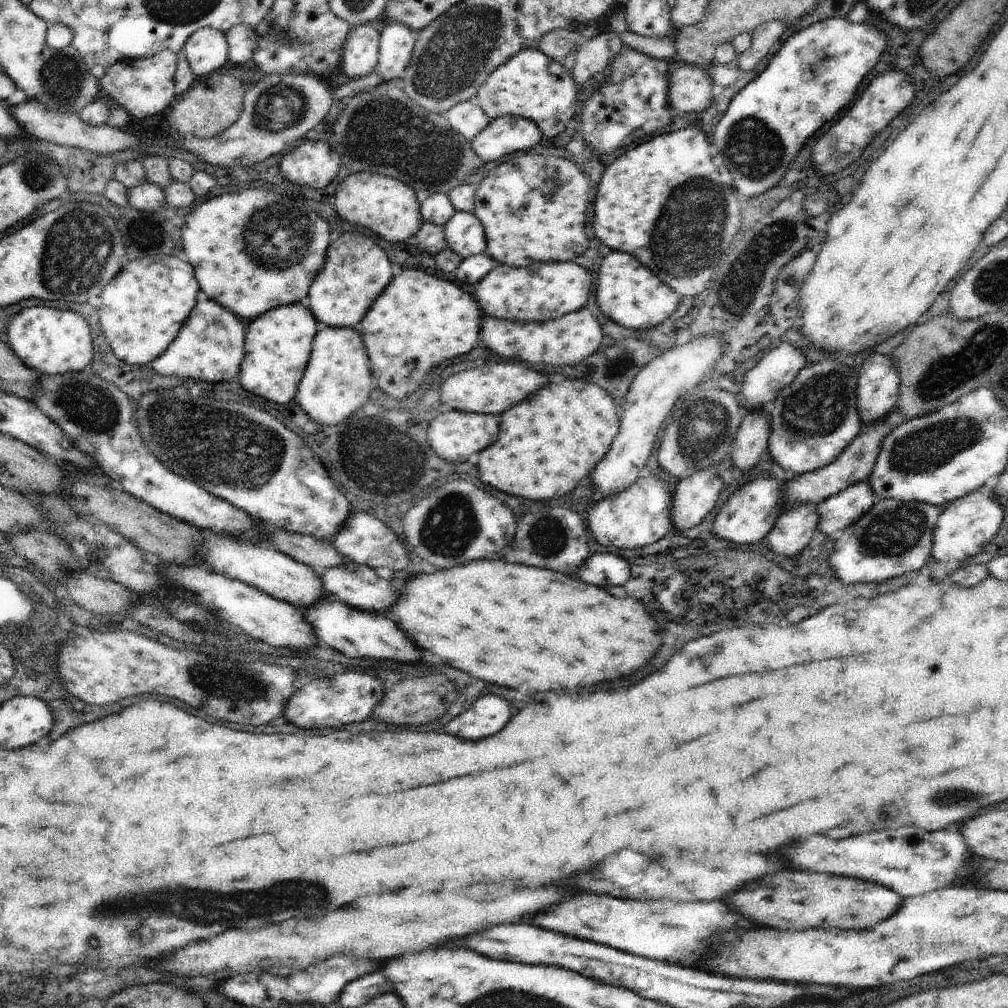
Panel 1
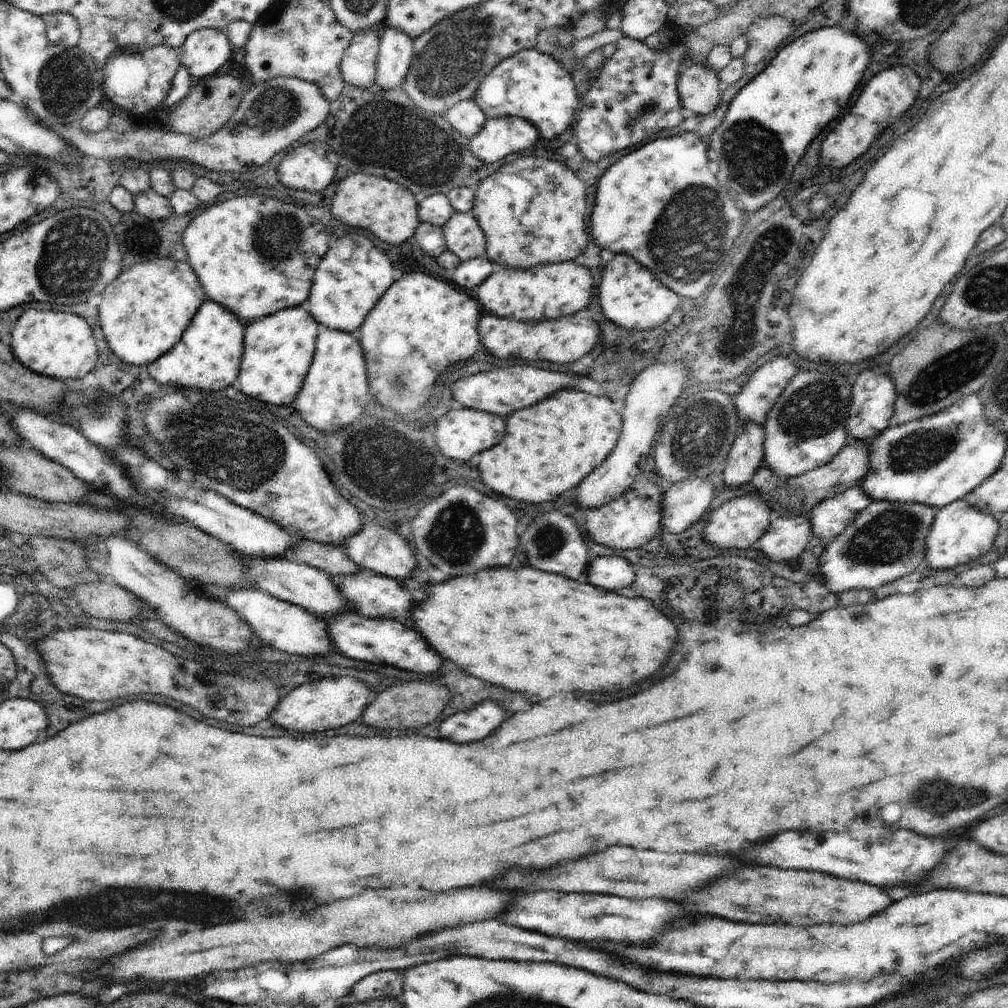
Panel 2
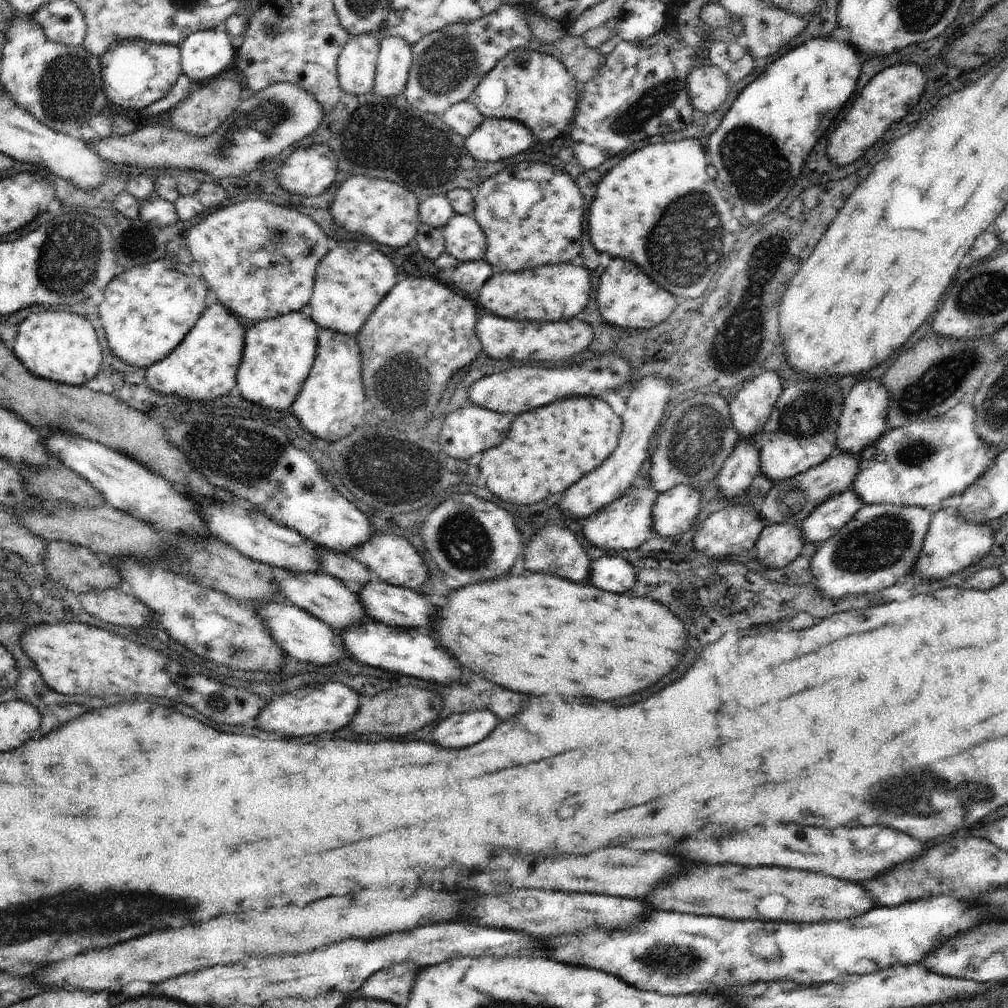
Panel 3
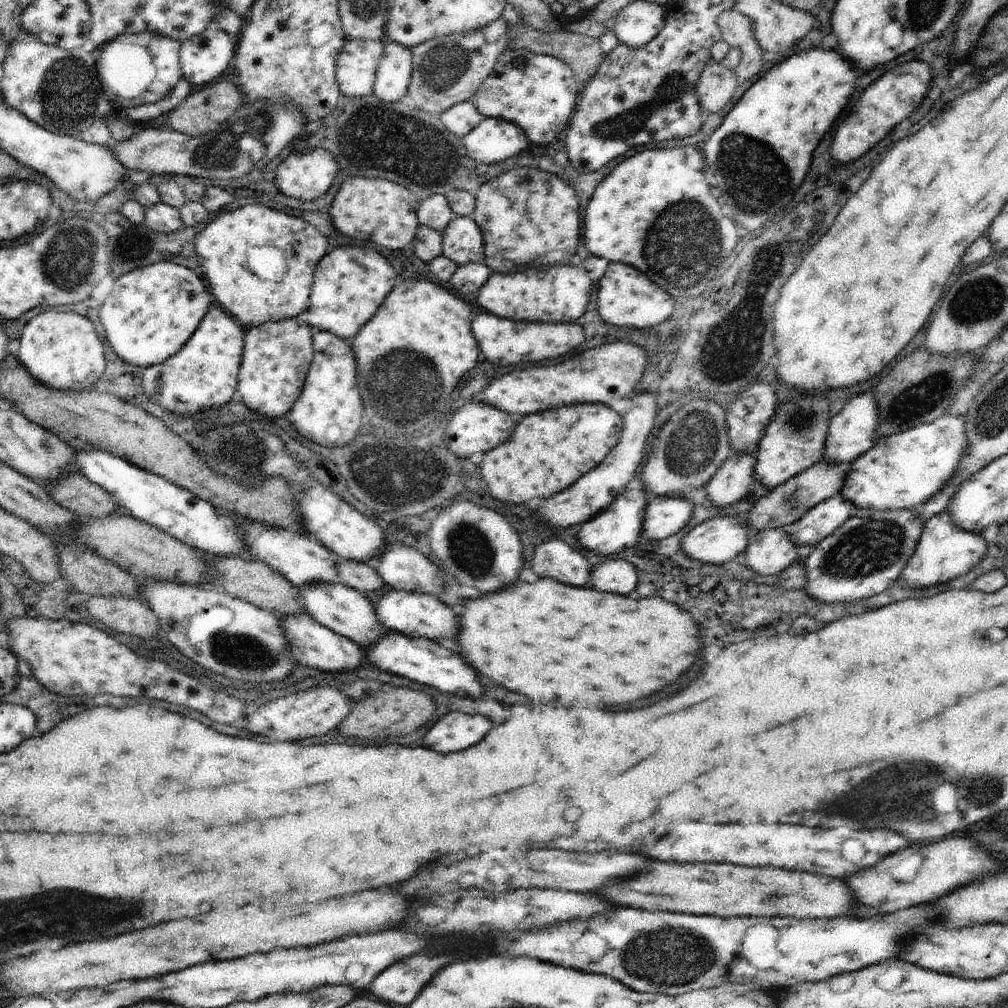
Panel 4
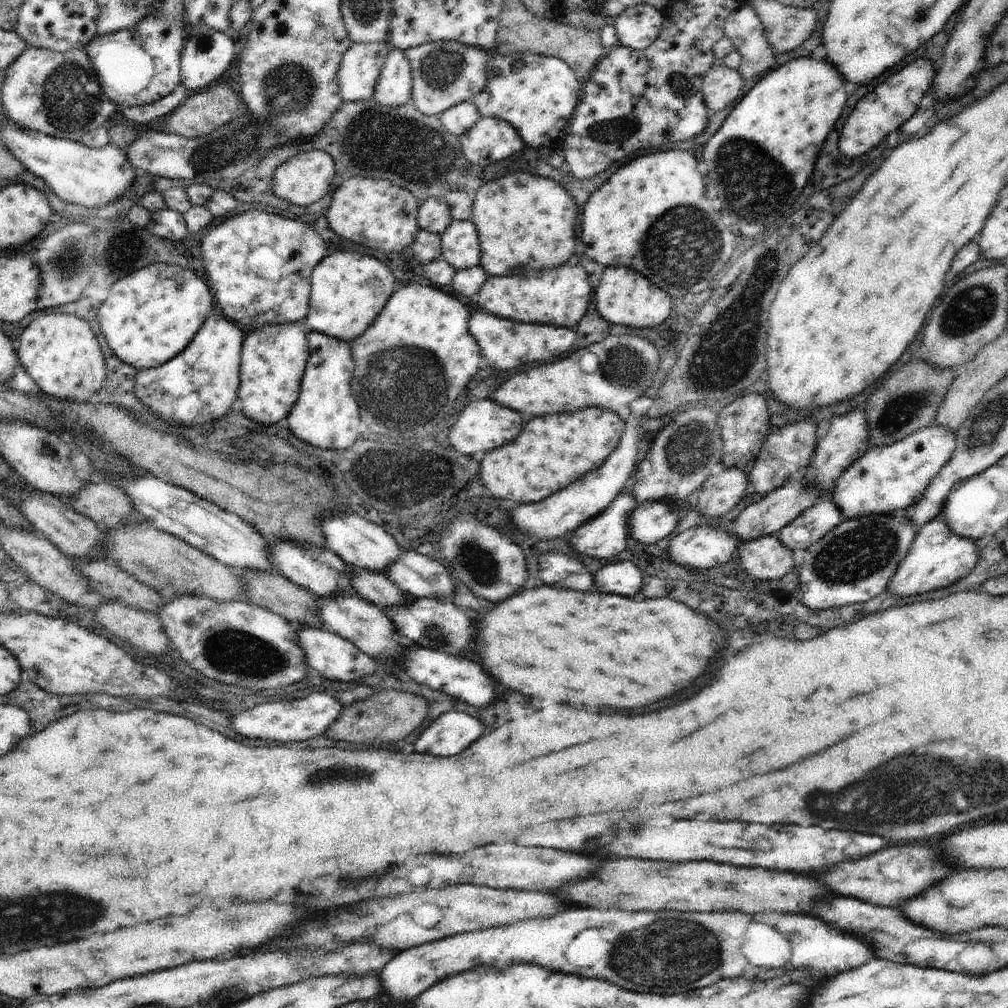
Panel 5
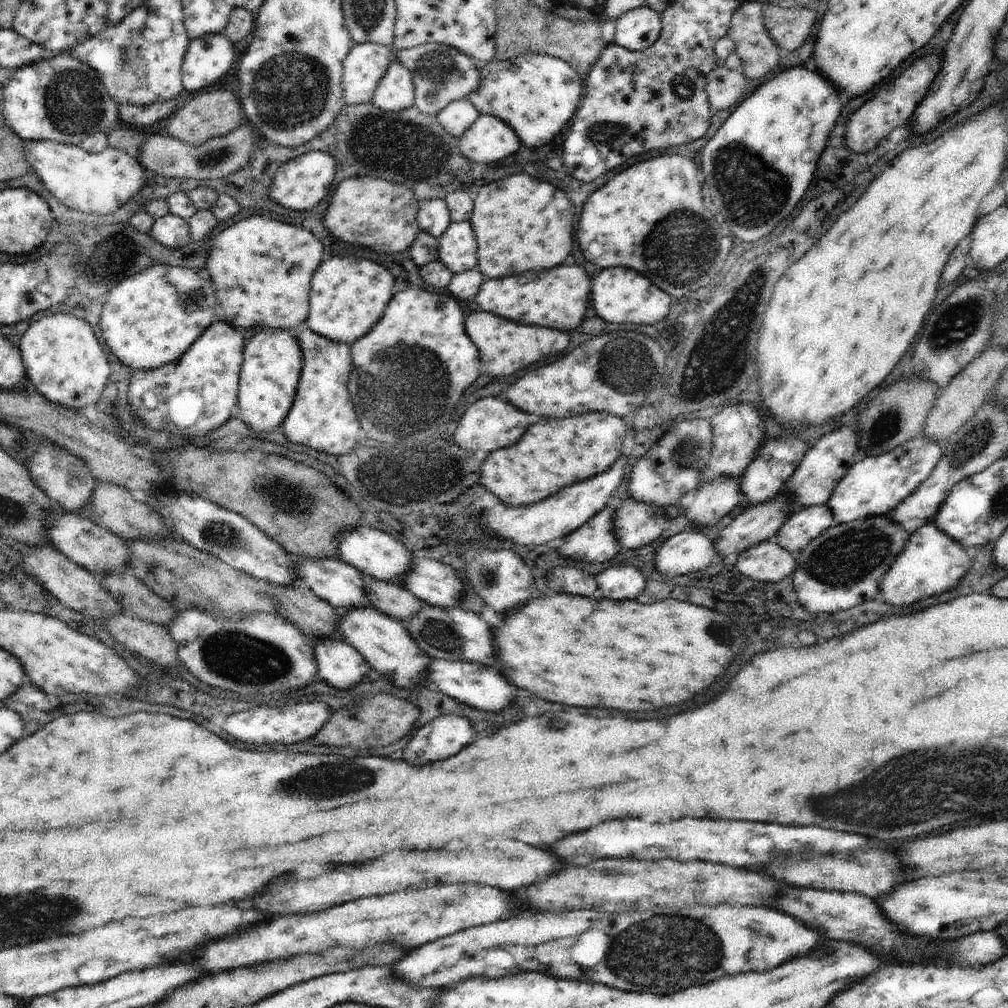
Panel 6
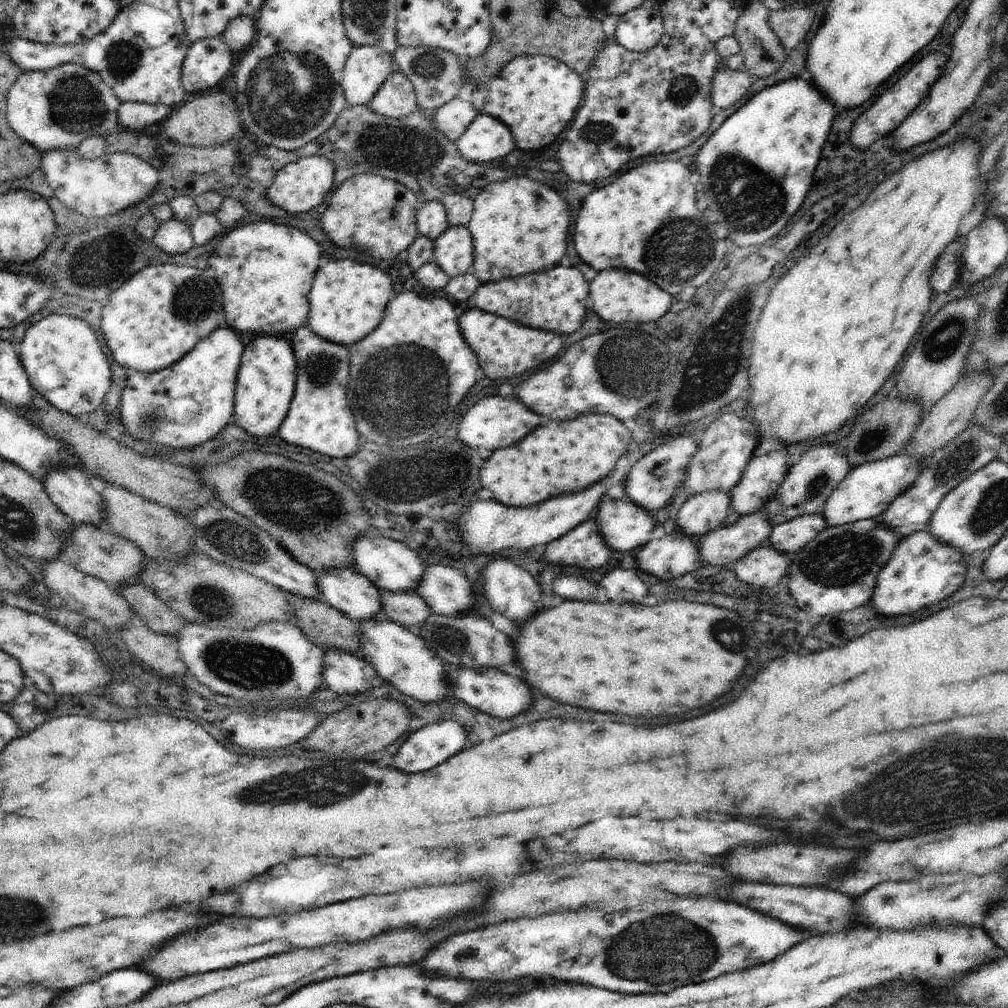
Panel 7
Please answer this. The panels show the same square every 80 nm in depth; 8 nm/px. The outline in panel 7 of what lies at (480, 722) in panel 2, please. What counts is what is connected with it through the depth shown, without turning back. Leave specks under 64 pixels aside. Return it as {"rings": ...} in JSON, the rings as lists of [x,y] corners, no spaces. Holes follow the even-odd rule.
{"rings":[[[438,720],[408,736],[390,766],[406,774],[426,772],[460,752],[464,742],[466,731],[459,722]]]}

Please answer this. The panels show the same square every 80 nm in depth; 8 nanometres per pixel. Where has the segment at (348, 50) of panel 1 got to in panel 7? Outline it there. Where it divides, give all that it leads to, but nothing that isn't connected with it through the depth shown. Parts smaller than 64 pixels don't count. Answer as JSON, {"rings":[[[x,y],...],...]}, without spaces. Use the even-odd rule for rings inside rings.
{"rings":[[[374,45],[355,46],[343,70],[342,86],[347,103],[368,105],[394,68],[393,54]]]}

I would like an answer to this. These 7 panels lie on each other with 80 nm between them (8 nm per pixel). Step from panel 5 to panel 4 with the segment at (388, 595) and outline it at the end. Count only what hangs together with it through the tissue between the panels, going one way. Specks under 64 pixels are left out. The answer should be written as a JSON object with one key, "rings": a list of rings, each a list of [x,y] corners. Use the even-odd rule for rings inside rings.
{"rings":[[[343,560],[337,565],[337,571],[340,584],[360,591],[365,596],[370,594],[382,597],[390,590],[374,564]]]}

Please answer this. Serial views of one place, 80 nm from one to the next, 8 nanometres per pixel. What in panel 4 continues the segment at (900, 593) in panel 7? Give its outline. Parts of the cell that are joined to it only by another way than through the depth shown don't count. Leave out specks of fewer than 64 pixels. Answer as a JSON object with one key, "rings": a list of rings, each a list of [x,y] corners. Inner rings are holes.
{"rings":[[[944,510],[929,518],[924,524],[918,544],[900,573],[898,581],[906,580],[904,588],[930,588],[940,582],[950,582],[954,578],[968,574],[985,557],[988,545],[983,533],[961,531],[950,515]]]}

